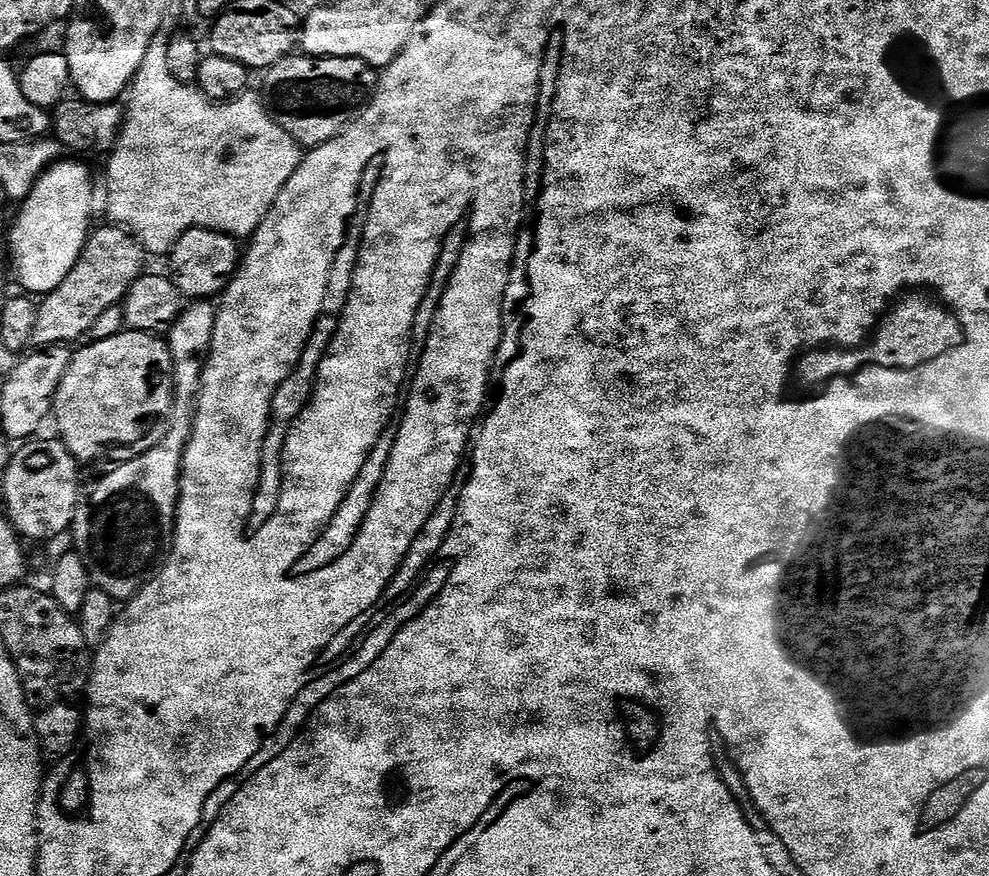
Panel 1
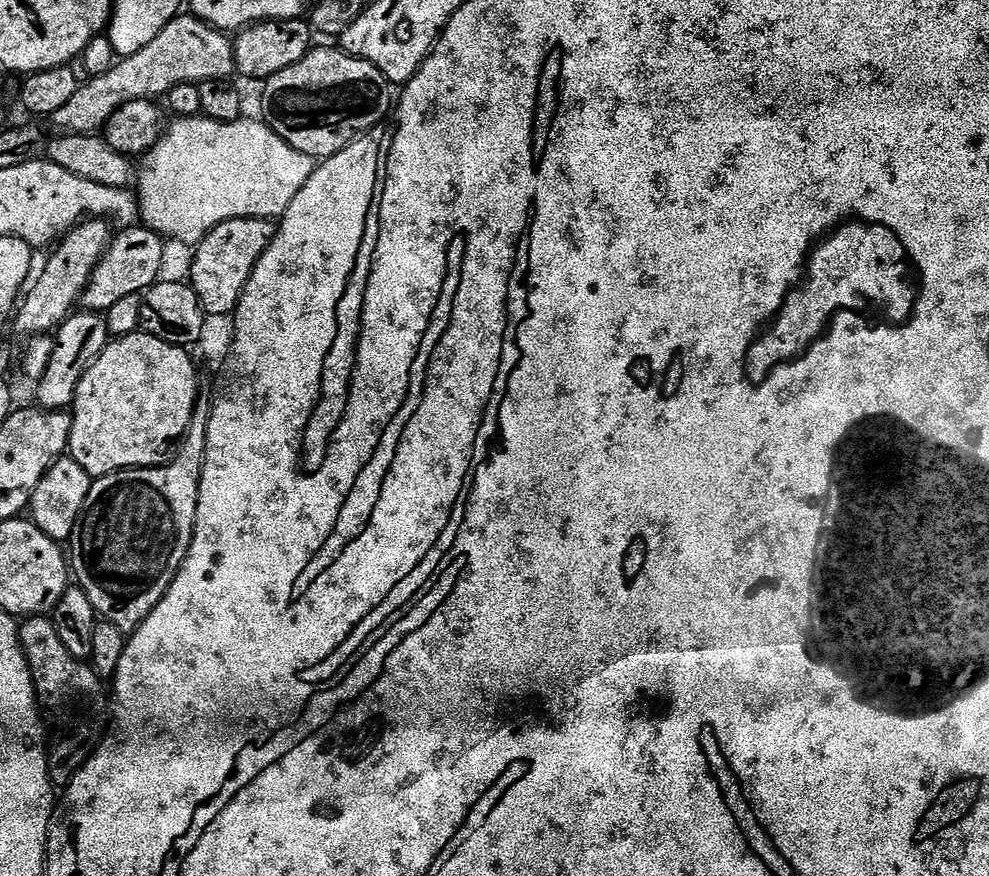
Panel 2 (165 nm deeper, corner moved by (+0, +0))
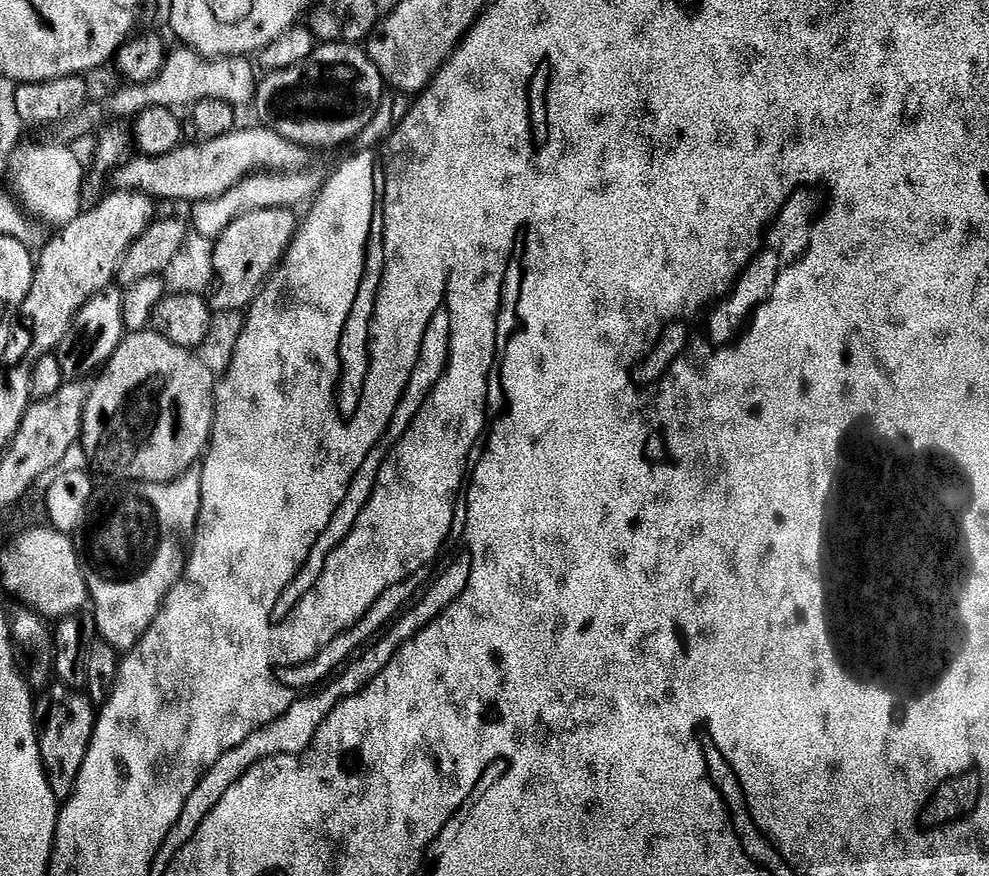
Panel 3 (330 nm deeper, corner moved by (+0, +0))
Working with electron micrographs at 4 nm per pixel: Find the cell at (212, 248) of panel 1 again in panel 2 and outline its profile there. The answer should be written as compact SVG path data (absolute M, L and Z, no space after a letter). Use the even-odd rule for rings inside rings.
M234 218L214 226L214 230L207 232L203 240L195 245L190 283L198 294L198 302L204 307L205 316L235 313L240 305L242 290L275 233L276 224L272 220Z

